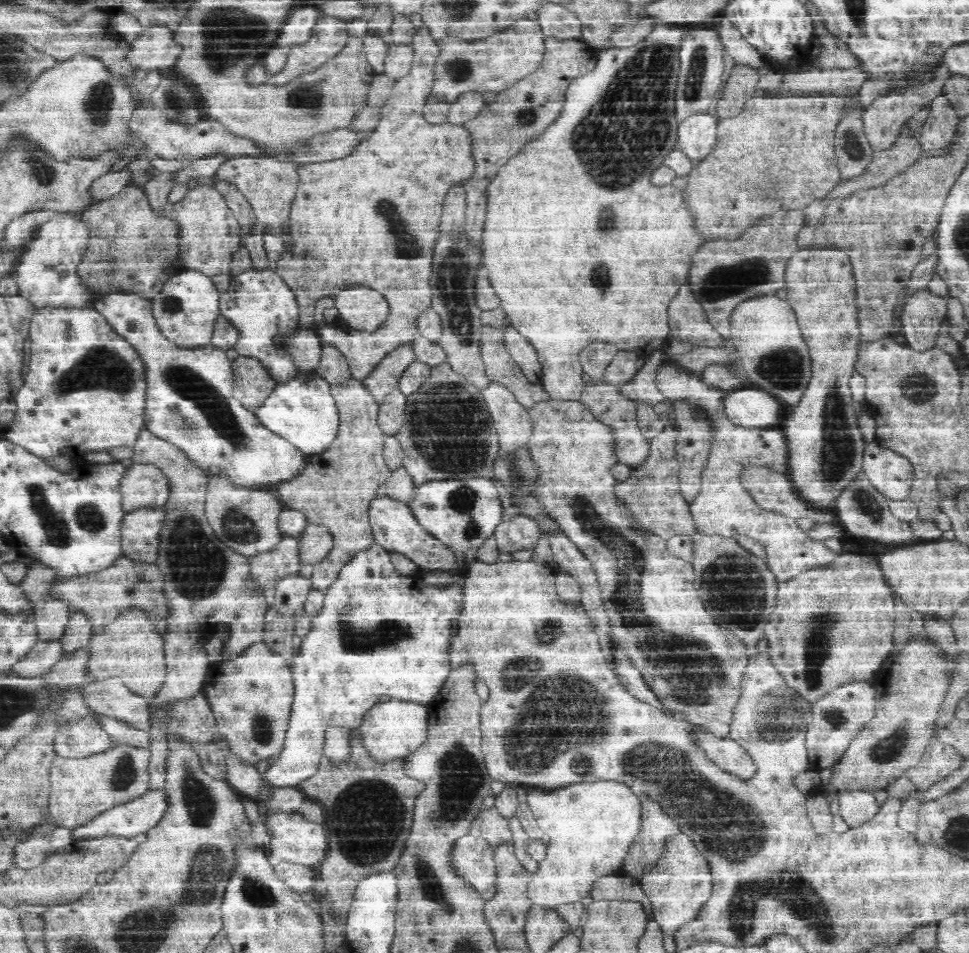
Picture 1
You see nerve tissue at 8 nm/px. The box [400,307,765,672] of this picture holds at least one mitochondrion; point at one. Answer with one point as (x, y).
(449, 429)

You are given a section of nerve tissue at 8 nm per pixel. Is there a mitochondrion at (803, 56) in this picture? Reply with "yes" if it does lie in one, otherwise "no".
no

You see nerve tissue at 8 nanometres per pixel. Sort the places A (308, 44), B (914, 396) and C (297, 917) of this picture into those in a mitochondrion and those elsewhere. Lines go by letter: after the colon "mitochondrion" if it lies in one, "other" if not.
A: other
B: mitochondrion
C: mitochondrion

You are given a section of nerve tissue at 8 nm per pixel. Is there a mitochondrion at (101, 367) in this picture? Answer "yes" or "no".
yes

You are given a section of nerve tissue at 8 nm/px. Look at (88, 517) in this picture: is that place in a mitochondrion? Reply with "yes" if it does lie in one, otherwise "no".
yes

